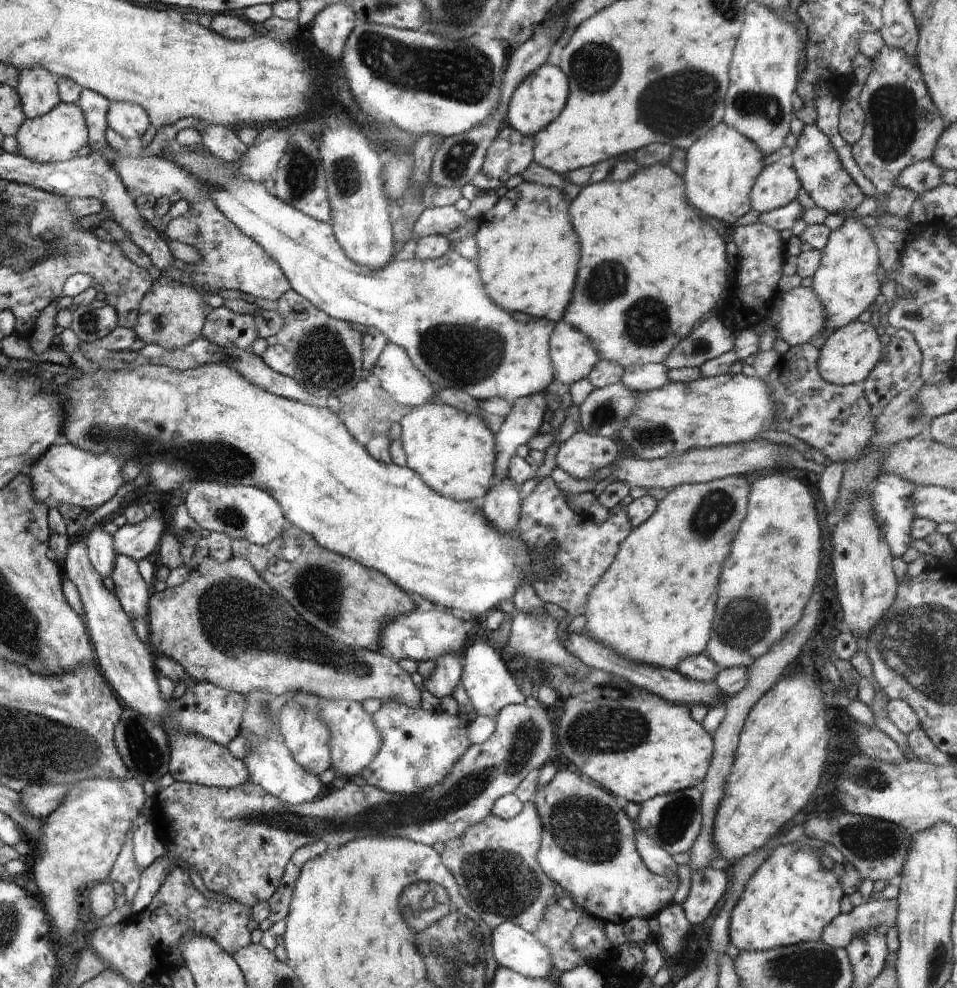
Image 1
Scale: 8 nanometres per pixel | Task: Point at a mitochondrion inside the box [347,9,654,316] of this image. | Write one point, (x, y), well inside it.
(464, 73)

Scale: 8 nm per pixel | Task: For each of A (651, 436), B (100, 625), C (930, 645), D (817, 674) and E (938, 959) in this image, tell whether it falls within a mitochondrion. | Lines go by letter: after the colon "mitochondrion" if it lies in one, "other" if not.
A: mitochondrion
B: other
C: mitochondrion
D: other
E: mitochondrion

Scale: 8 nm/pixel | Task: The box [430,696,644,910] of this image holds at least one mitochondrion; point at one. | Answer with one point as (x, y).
(583, 827)

